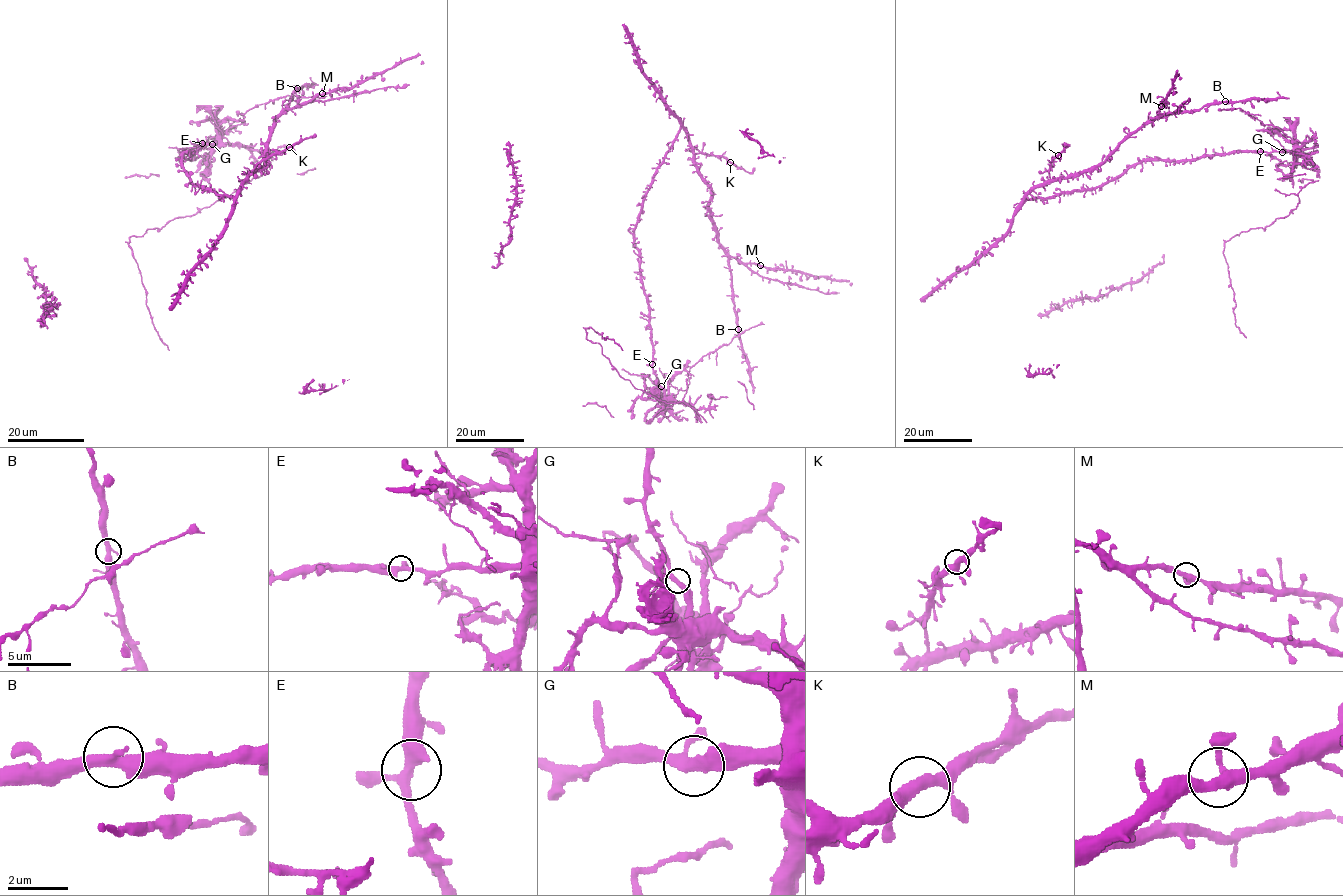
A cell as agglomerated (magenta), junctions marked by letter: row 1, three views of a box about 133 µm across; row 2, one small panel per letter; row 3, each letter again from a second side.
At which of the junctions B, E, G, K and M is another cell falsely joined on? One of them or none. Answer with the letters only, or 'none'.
G

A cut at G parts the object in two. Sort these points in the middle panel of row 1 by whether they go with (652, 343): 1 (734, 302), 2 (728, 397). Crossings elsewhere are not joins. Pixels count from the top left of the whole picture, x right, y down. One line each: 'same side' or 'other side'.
1: same side
2: other side

